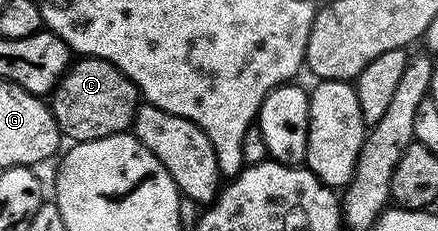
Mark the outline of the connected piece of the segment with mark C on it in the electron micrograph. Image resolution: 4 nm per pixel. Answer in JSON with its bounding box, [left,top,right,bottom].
[49,57,140,143]

